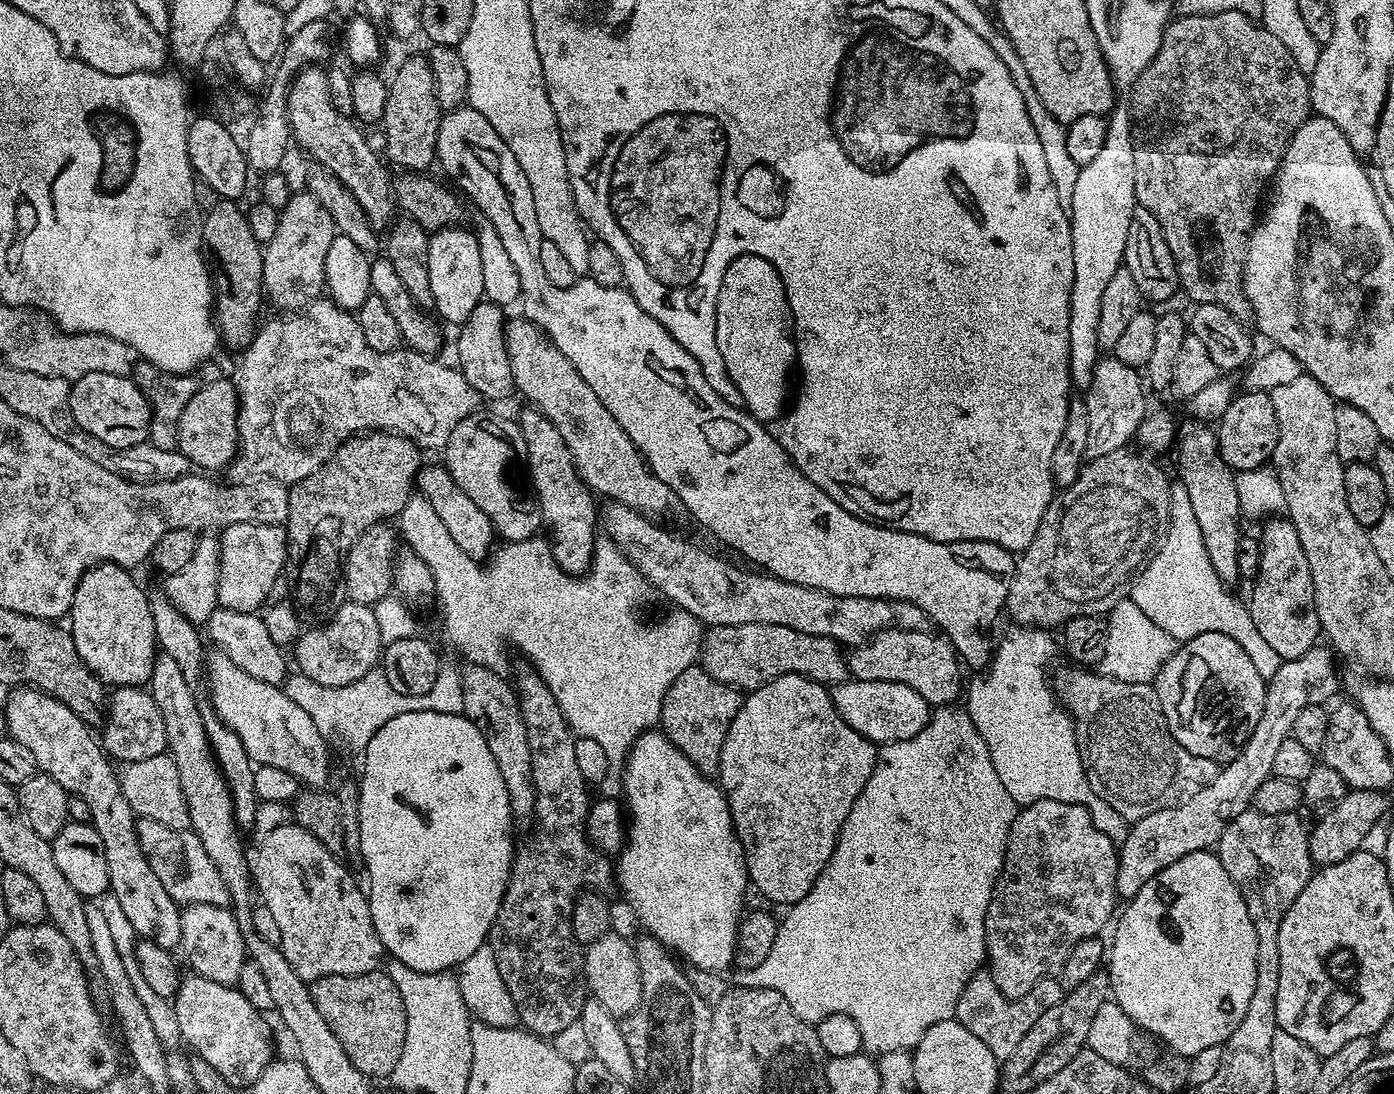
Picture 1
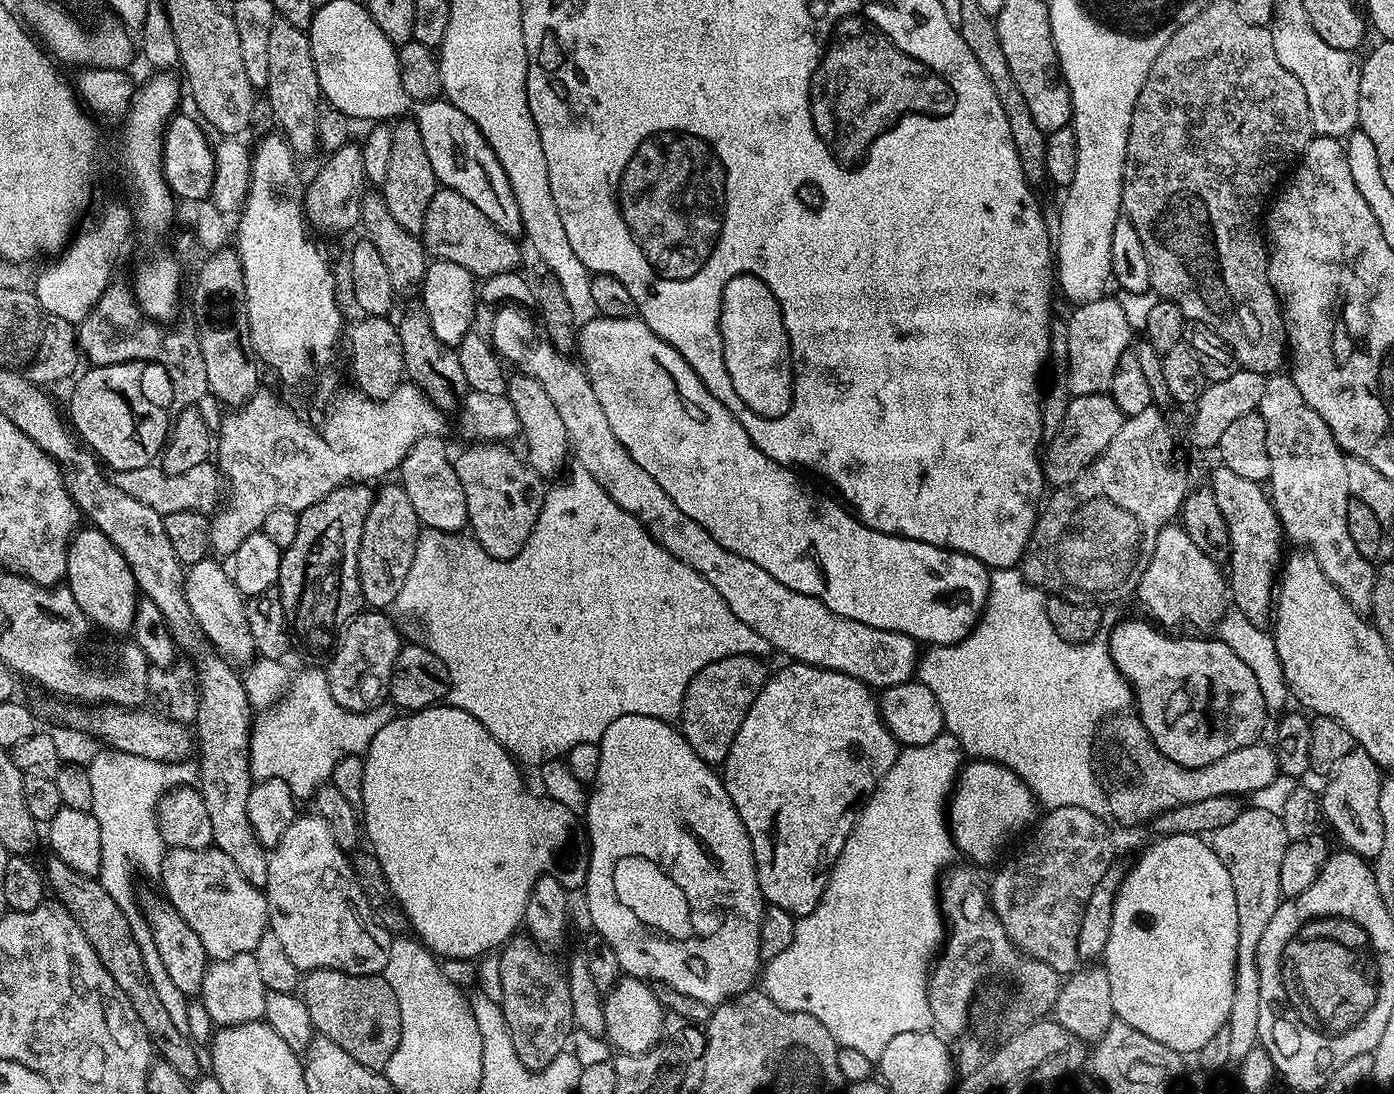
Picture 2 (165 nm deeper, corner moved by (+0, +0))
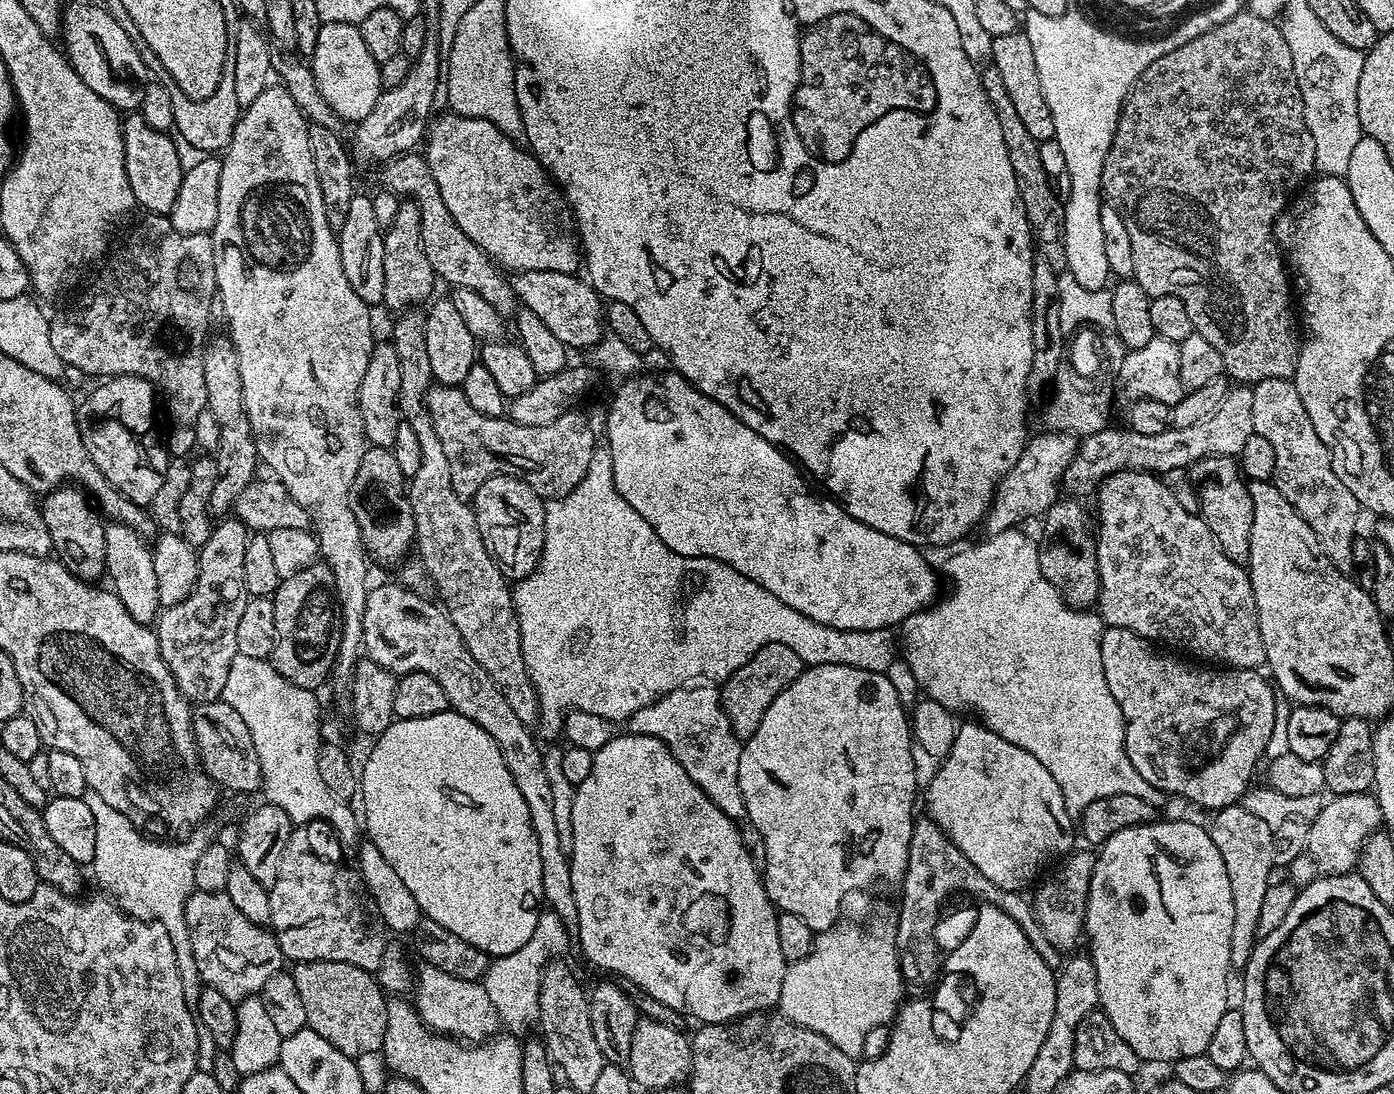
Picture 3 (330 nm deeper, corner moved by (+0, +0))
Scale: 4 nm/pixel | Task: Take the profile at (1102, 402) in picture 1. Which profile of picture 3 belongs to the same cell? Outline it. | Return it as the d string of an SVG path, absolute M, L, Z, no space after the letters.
M1041 431L1041 436L1033 435L1022 450L1022 458L1002 478L996 488L996 496L988 507L988 515L982 528L988 536L1002 534L1008 528L1023 525L1023 520L1031 516L1043 517L1050 505L1061 499L1061 484L1066 468L1076 454L1077 437L1066 432Z

